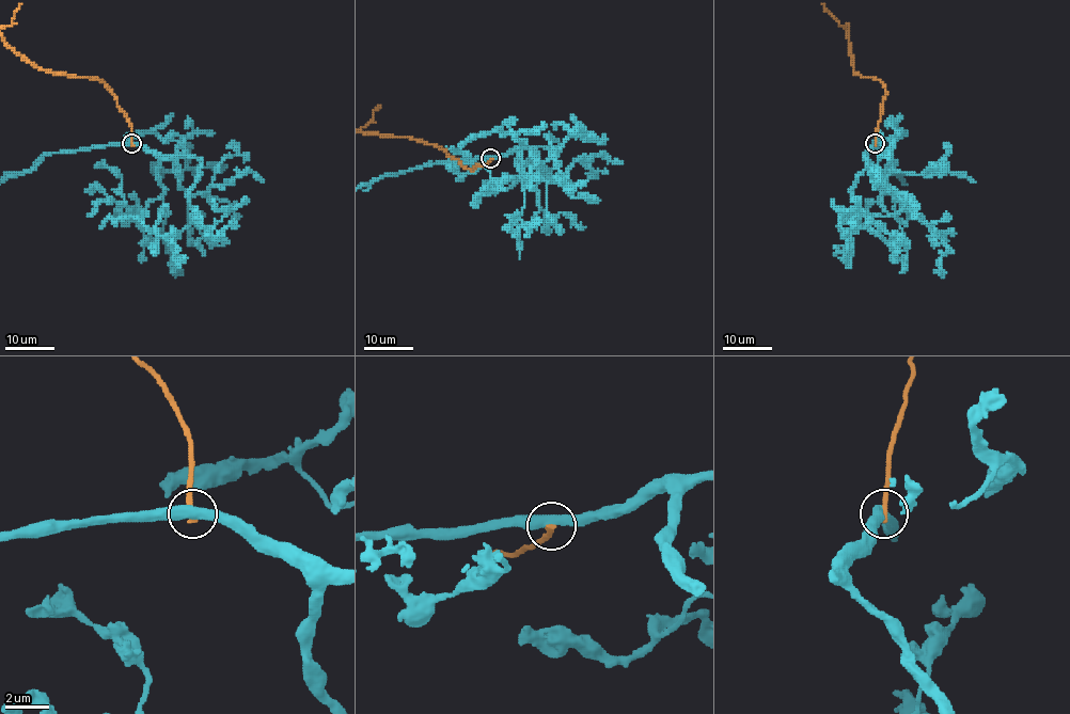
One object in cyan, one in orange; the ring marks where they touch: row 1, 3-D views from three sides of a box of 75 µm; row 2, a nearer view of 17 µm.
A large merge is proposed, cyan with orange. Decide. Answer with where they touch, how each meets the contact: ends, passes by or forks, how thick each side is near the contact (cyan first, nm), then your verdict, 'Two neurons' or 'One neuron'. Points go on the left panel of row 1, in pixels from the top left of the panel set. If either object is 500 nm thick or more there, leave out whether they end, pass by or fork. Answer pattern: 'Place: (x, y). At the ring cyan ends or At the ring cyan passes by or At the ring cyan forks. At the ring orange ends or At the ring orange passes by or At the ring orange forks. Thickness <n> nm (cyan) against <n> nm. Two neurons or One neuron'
Place: (131, 143). At the ring cyan passes by. At the ring orange ends. Thickness 480 nm (cyan) against 280 nm. Two neurons

